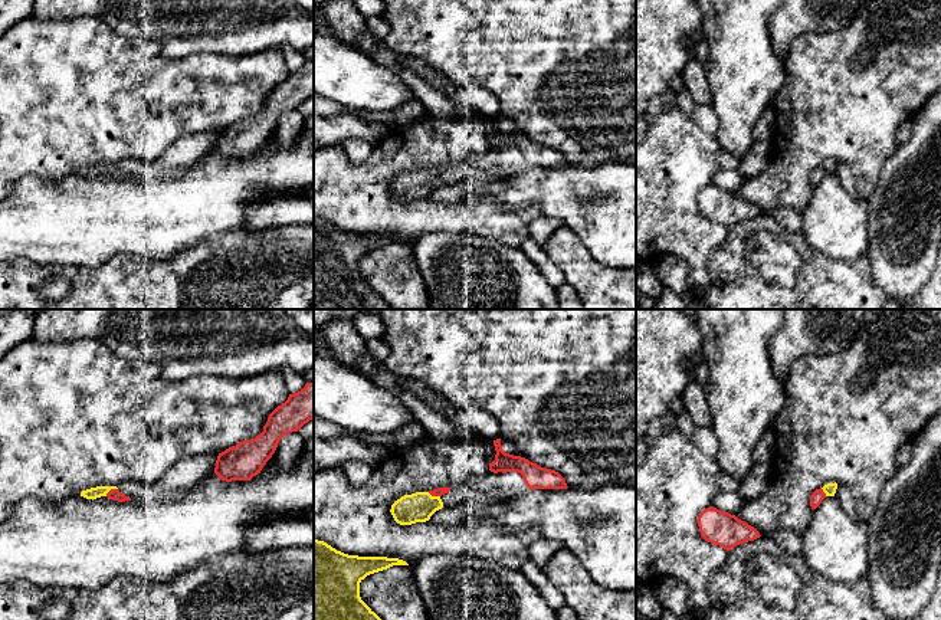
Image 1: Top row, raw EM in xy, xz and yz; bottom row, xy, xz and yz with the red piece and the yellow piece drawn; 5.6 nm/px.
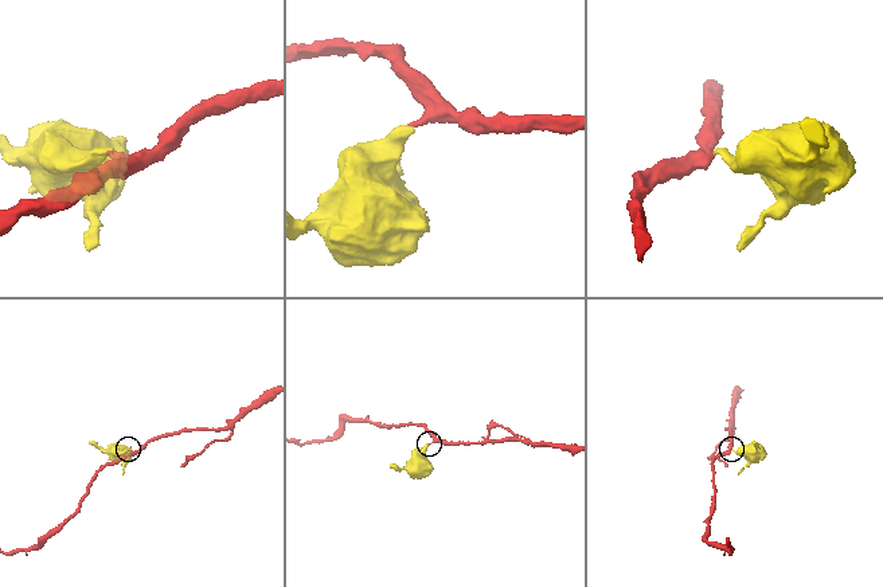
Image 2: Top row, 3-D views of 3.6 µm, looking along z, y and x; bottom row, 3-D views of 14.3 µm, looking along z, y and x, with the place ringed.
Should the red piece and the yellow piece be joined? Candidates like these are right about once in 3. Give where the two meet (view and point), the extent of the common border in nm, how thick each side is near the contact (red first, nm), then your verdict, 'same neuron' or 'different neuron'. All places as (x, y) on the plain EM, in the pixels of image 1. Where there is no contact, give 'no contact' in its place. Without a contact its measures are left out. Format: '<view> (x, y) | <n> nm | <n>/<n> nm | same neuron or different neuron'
xy (111, 167) | 80 nm | 60/60 nm | same neuron

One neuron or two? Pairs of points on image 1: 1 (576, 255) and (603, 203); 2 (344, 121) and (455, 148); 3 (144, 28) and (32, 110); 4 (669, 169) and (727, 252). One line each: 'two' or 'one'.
1: two
2: two
3: two
4: two

